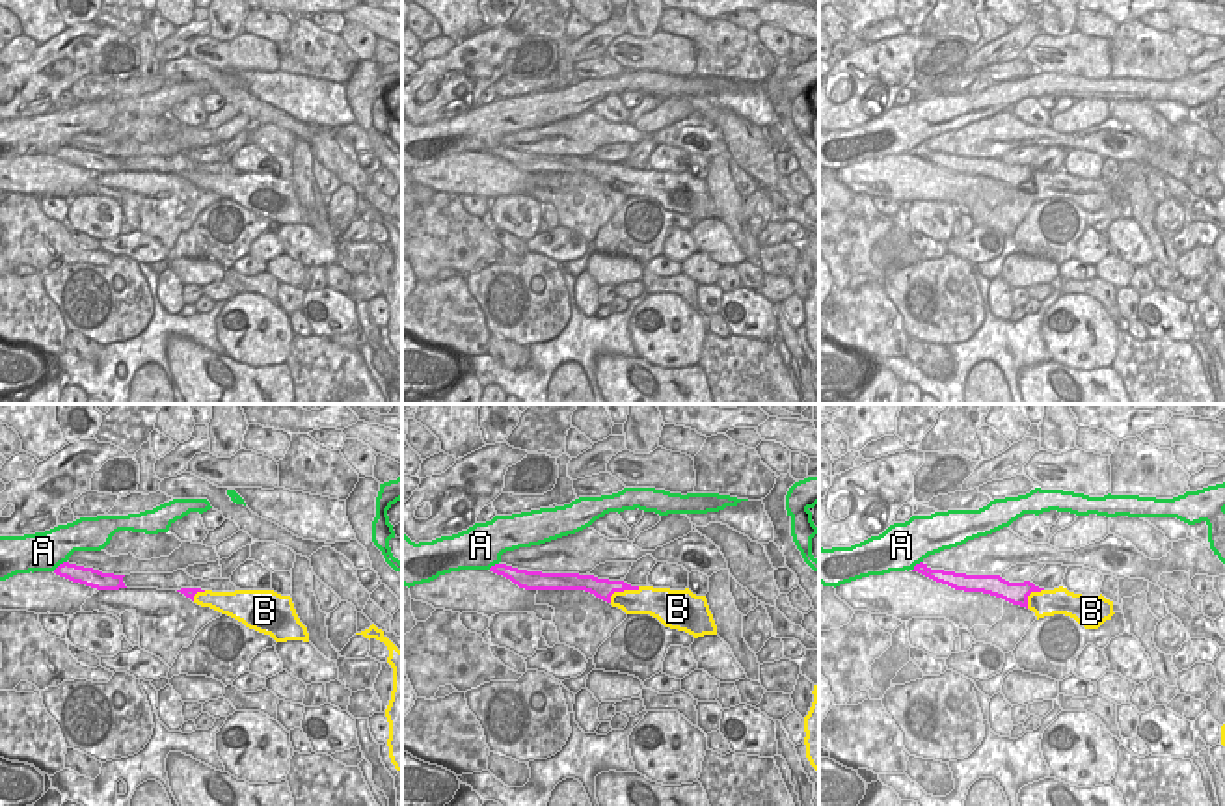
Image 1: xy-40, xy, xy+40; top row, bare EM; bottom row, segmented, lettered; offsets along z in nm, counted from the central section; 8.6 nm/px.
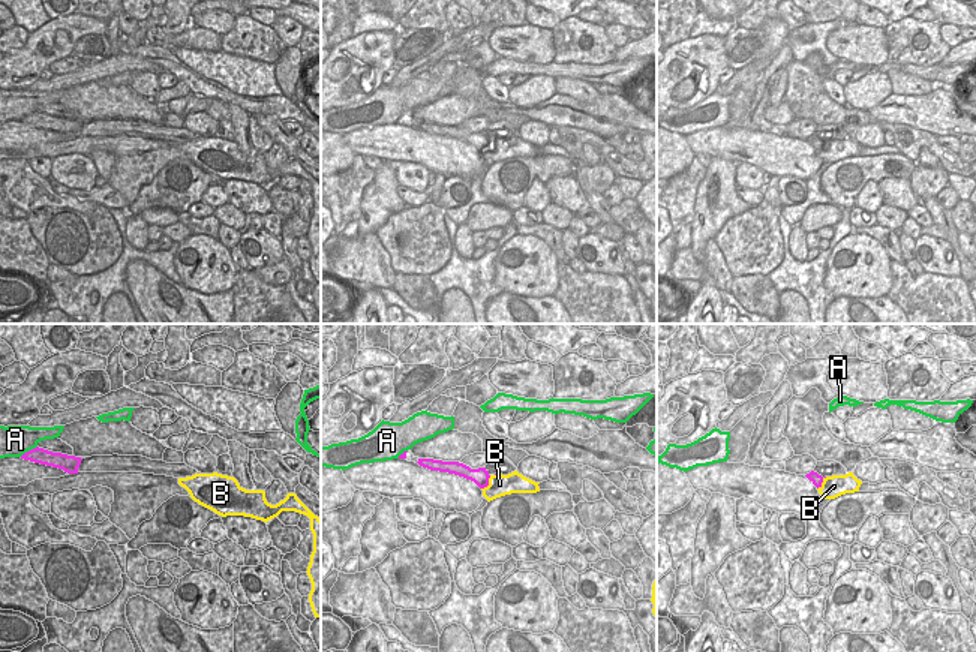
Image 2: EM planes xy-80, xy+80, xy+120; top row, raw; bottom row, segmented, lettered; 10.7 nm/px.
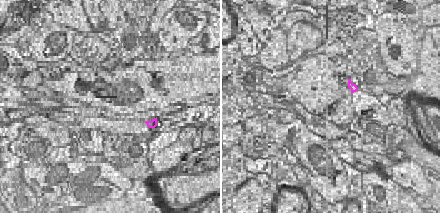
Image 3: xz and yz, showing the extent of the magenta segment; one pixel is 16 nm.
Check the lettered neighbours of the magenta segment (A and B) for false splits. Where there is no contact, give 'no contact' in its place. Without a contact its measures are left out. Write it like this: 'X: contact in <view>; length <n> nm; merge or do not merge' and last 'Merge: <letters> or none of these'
A: contact in xy-40; length 150 nm; do not merge
B: contact in xy; length 300 nm; merge
Merge: B

